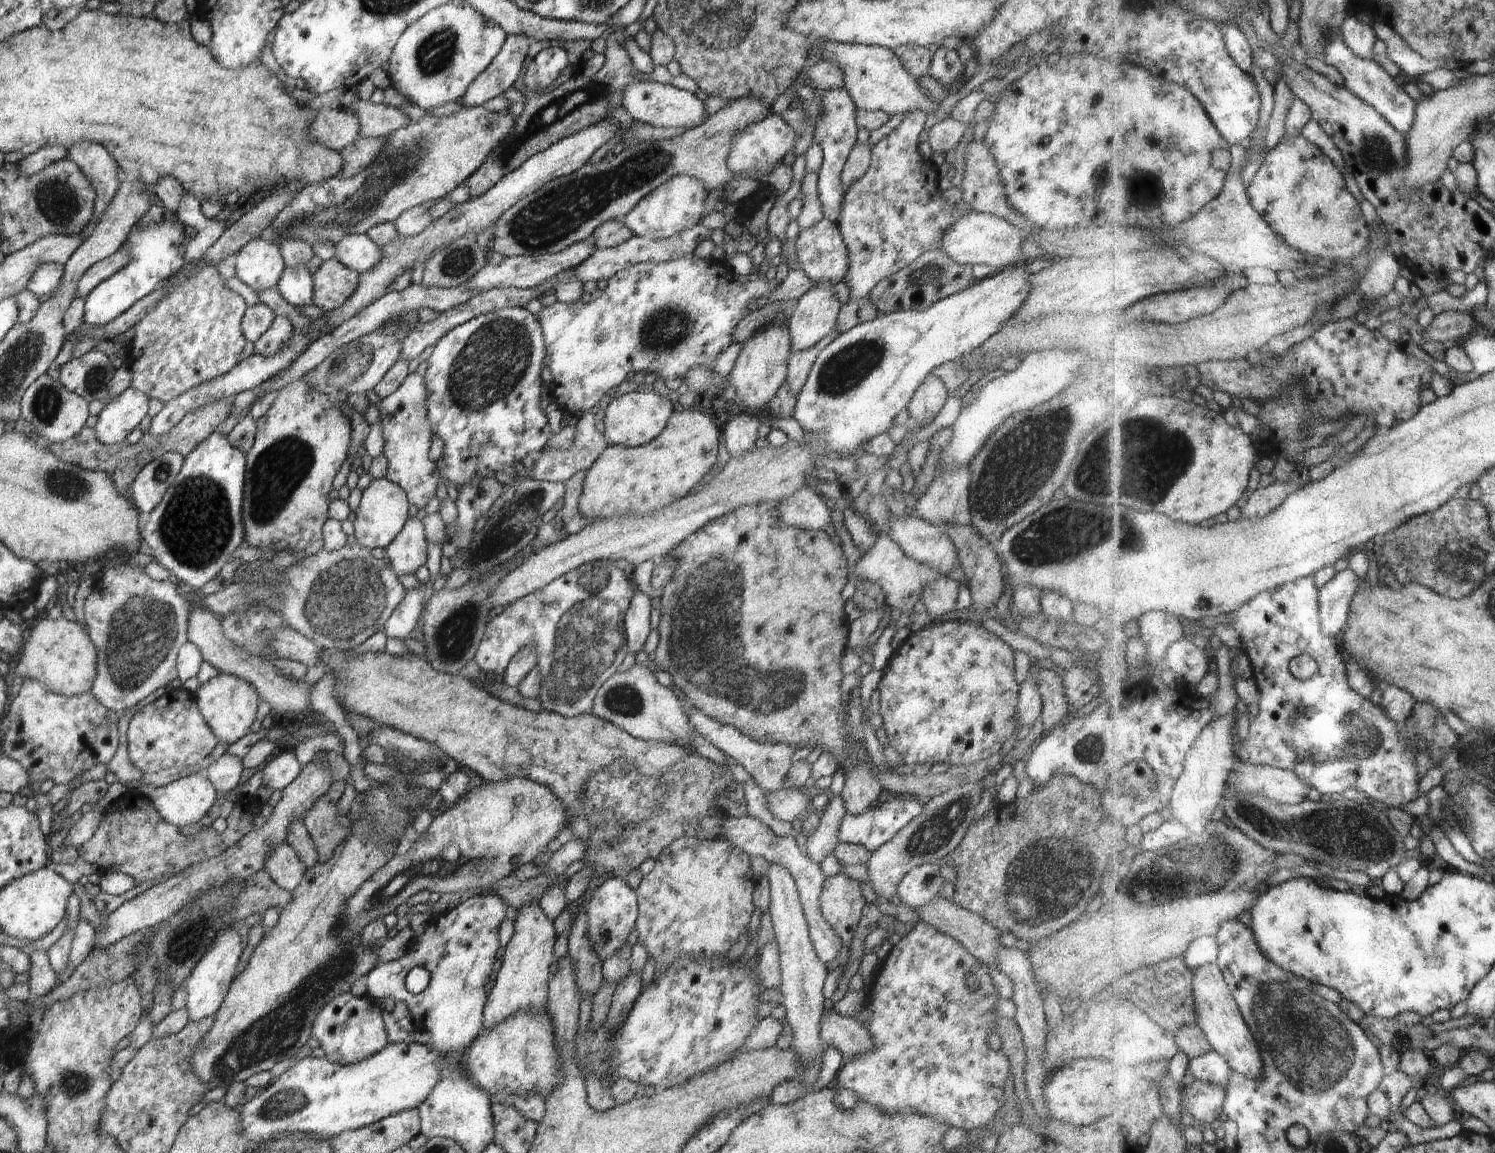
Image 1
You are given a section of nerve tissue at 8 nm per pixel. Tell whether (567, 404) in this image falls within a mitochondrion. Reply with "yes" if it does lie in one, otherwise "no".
no

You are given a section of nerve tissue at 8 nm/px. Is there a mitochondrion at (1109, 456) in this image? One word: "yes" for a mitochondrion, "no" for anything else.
yes

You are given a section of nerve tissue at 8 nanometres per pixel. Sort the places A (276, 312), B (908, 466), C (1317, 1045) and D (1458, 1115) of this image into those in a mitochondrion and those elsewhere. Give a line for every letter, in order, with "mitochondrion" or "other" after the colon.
A: other
B: other
C: mitochondrion
D: other

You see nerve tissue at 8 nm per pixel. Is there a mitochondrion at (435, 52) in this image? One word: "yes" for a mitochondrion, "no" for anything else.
yes

